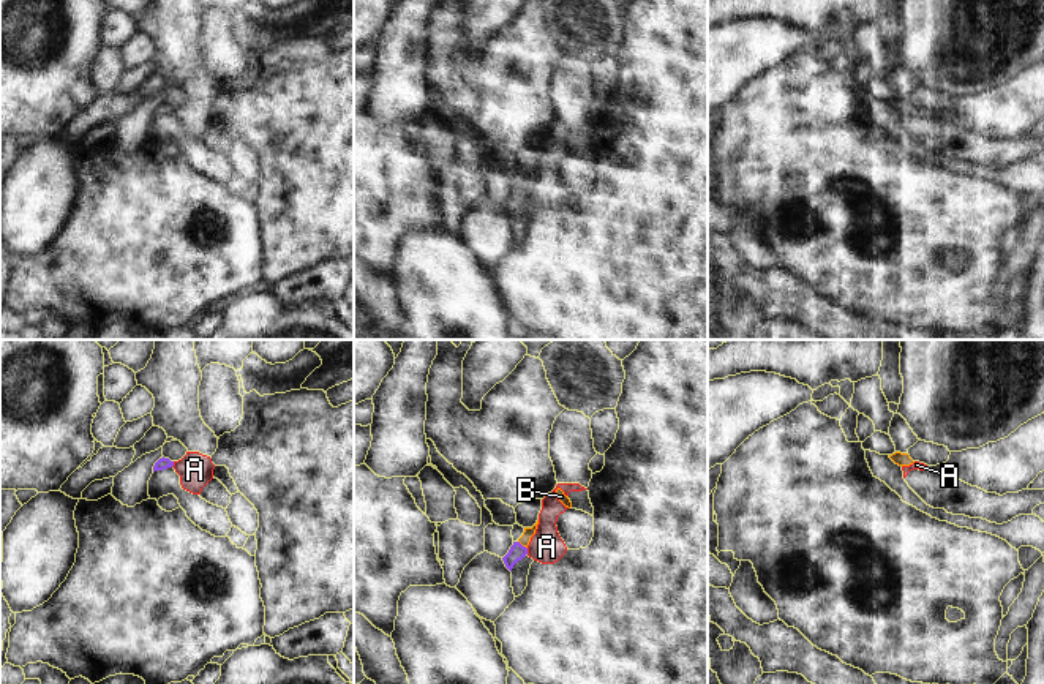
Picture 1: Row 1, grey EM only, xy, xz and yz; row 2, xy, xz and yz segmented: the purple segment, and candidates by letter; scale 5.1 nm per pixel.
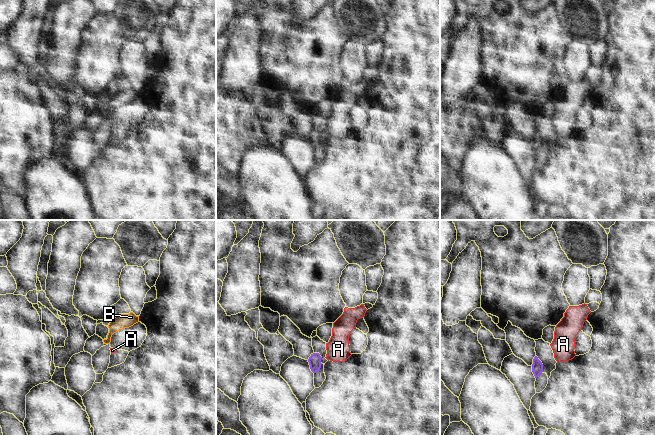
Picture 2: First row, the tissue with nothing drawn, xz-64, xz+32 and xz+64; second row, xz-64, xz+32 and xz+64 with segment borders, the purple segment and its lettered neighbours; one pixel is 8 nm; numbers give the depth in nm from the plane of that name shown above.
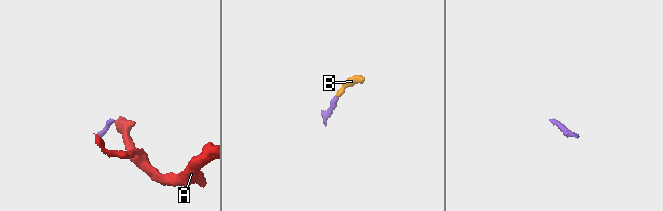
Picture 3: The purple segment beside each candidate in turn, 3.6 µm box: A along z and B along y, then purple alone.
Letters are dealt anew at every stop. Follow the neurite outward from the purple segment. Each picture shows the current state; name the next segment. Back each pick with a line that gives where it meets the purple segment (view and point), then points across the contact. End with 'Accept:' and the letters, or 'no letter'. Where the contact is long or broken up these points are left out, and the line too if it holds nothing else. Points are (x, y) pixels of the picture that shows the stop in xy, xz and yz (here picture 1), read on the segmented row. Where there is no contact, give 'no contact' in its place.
B: meets purple in xz at (522, 545); runs through xz (517, 552), (522, 545), (525, 539)
Accept: B

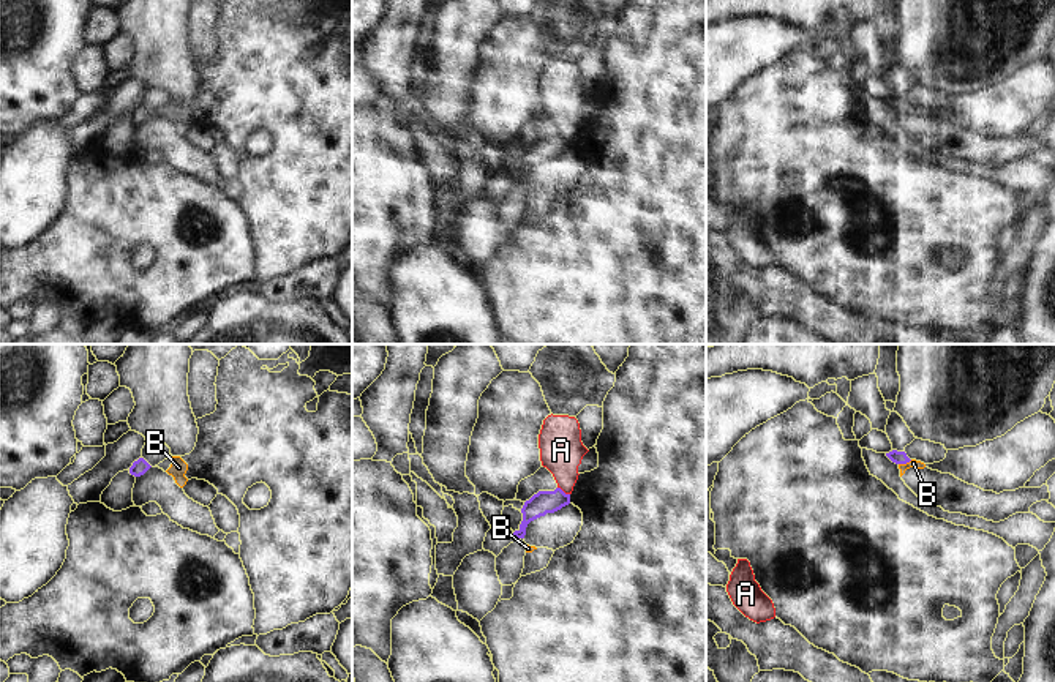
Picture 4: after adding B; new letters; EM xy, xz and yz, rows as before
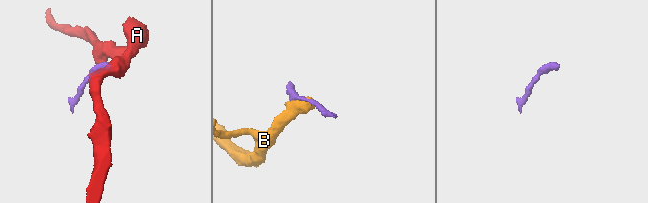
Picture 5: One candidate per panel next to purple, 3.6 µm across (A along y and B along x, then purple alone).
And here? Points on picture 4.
Accept: no letter

